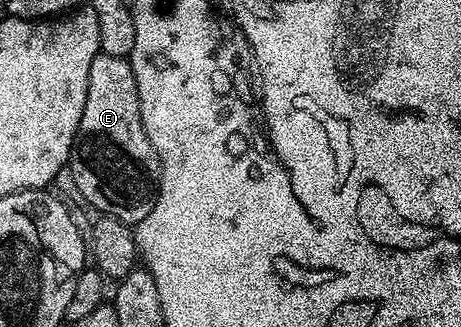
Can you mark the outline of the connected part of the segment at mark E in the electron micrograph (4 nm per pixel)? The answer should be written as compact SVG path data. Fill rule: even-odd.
M103 53L90 61L90 77L86 89L86 105L82 109L82 121L76 130L76 142L72 145L70 171L80 195L100 215L113 215L123 223L135 225L154 209L156 193L160 190L160 158L146 137L146 129L140 116L140 98L134 69L128 59L110 57Z

